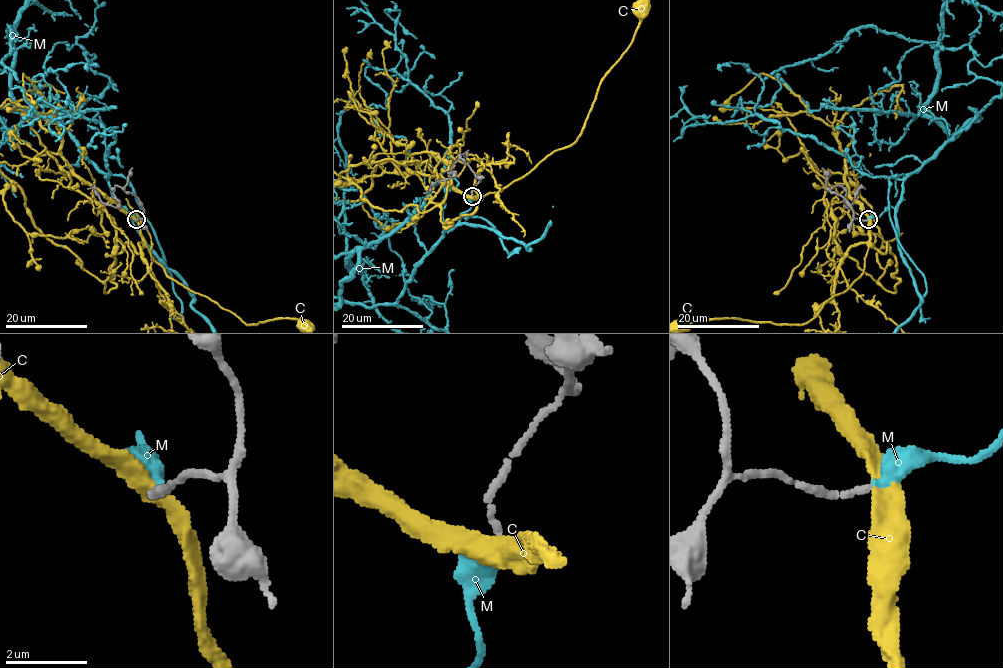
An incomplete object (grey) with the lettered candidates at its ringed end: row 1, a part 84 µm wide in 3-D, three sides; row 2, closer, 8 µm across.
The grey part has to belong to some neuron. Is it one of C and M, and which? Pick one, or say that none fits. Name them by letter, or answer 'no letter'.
M

